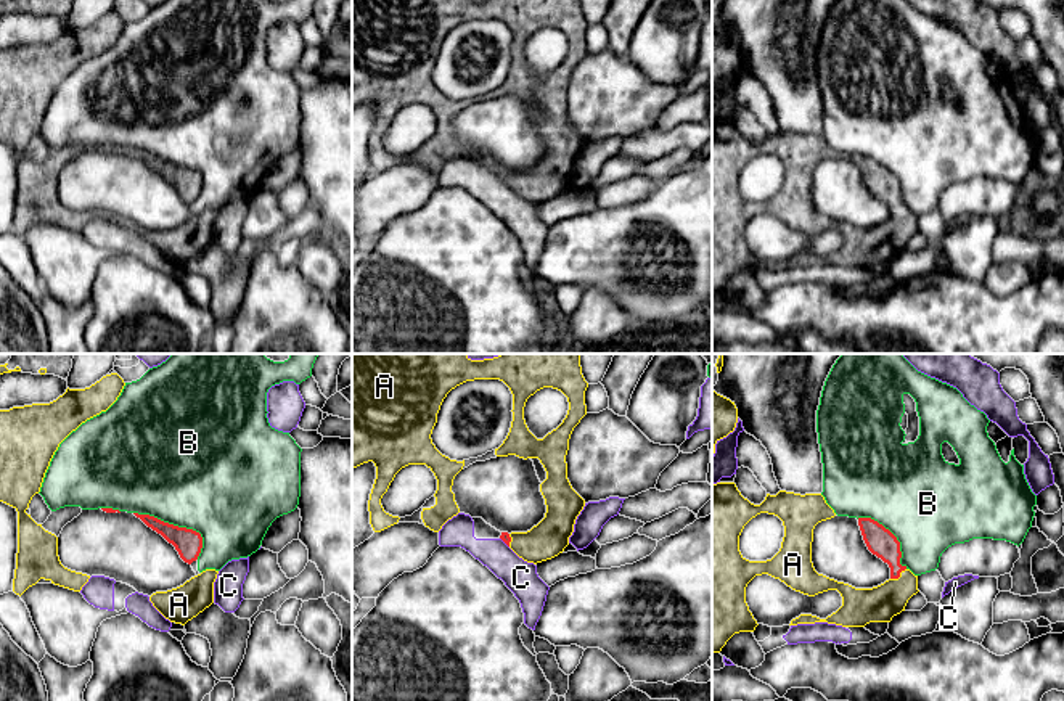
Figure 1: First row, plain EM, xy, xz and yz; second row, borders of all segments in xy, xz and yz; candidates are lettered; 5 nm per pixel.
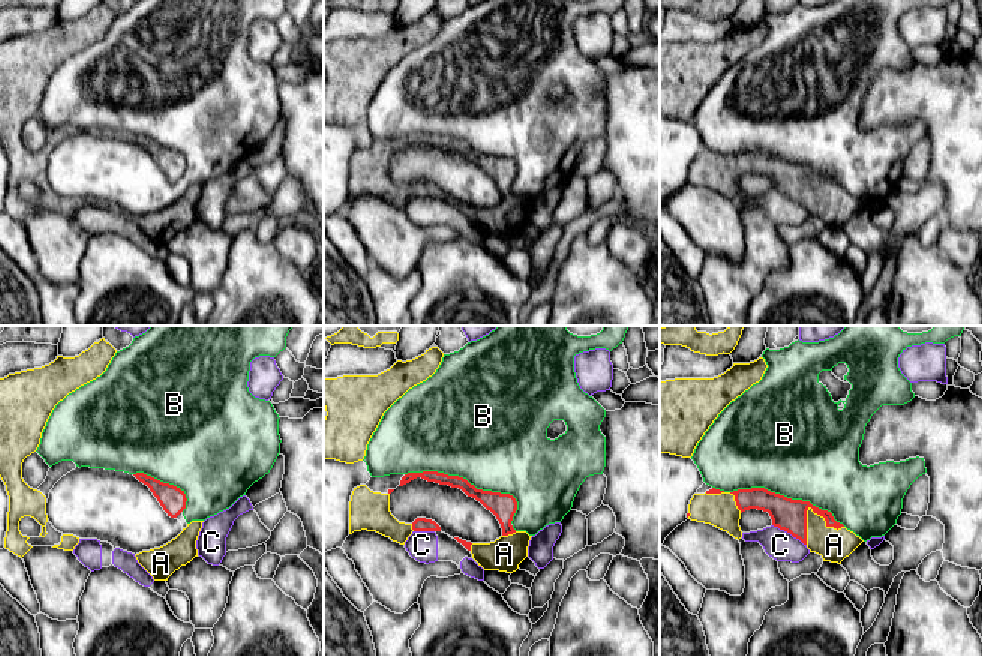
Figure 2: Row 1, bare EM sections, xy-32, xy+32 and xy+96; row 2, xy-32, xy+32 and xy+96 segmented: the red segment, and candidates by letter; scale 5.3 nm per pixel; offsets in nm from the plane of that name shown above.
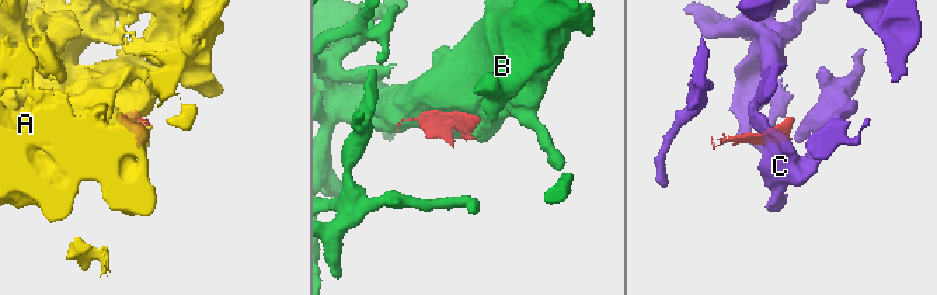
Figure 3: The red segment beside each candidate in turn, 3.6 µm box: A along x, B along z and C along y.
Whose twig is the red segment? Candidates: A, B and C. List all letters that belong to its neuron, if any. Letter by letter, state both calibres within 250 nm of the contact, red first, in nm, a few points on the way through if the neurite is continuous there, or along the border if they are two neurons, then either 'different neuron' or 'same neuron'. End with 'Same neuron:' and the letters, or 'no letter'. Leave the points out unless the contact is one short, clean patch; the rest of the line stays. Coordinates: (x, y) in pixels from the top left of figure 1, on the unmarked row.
A: 140 nm thick on the red side, 190 nm on the other; same neuron
B: 140 nm thick on the red side, 500 nm on the other; different neuron
C: 50 nm thick on the red side, 170 nm on the other; border along xz (500, 177), (508, 187); different neuron
Same neuron: A

